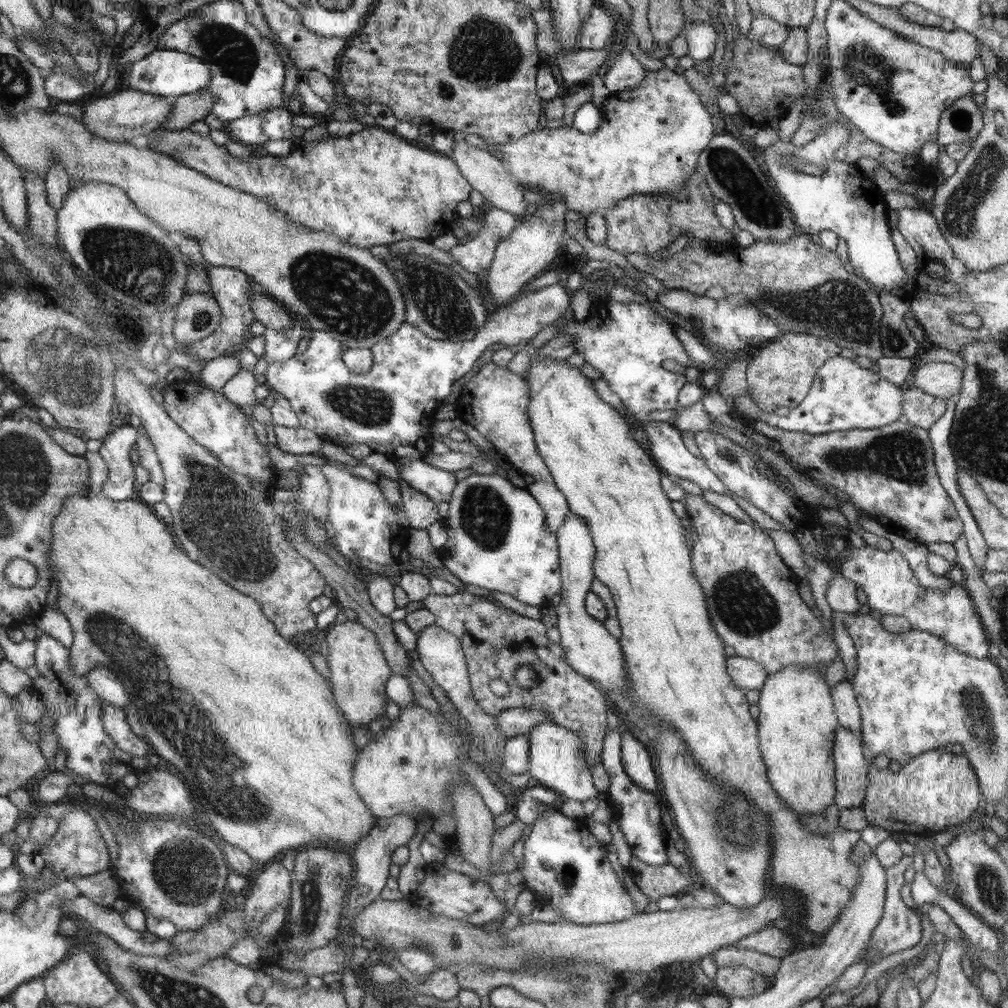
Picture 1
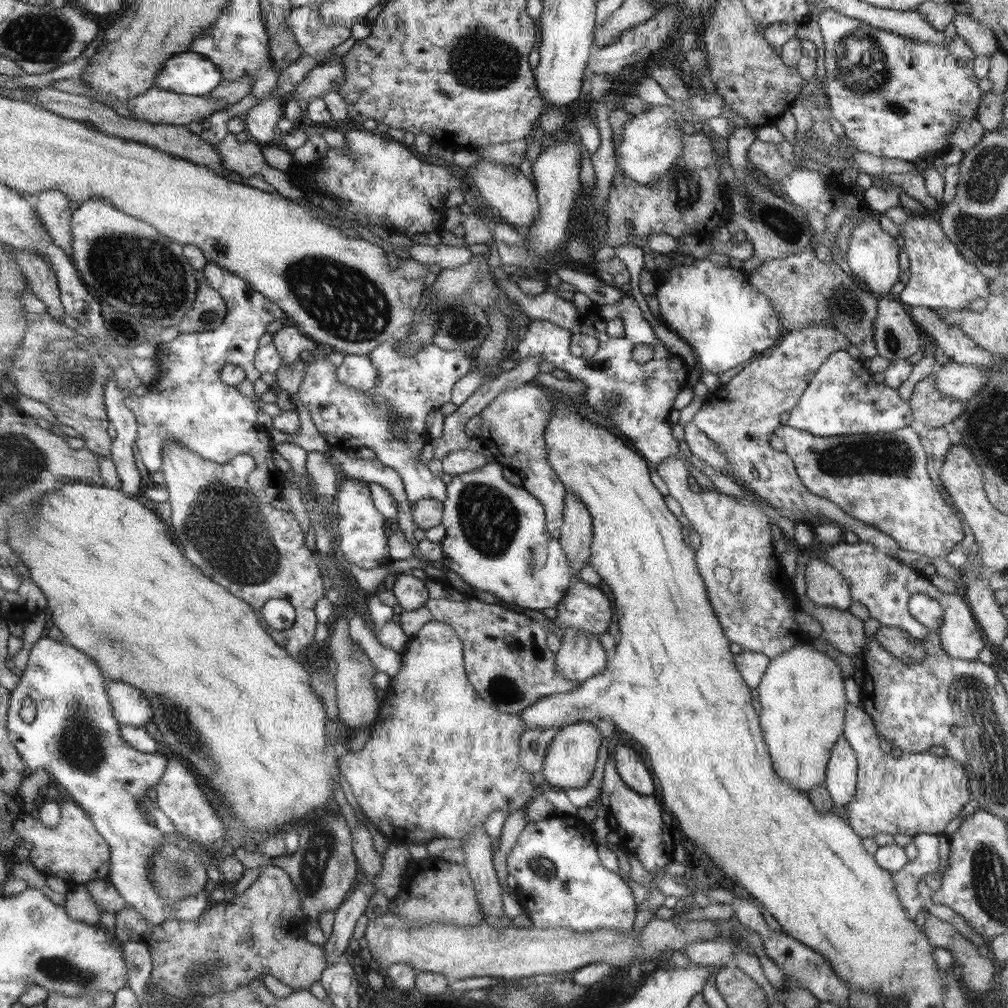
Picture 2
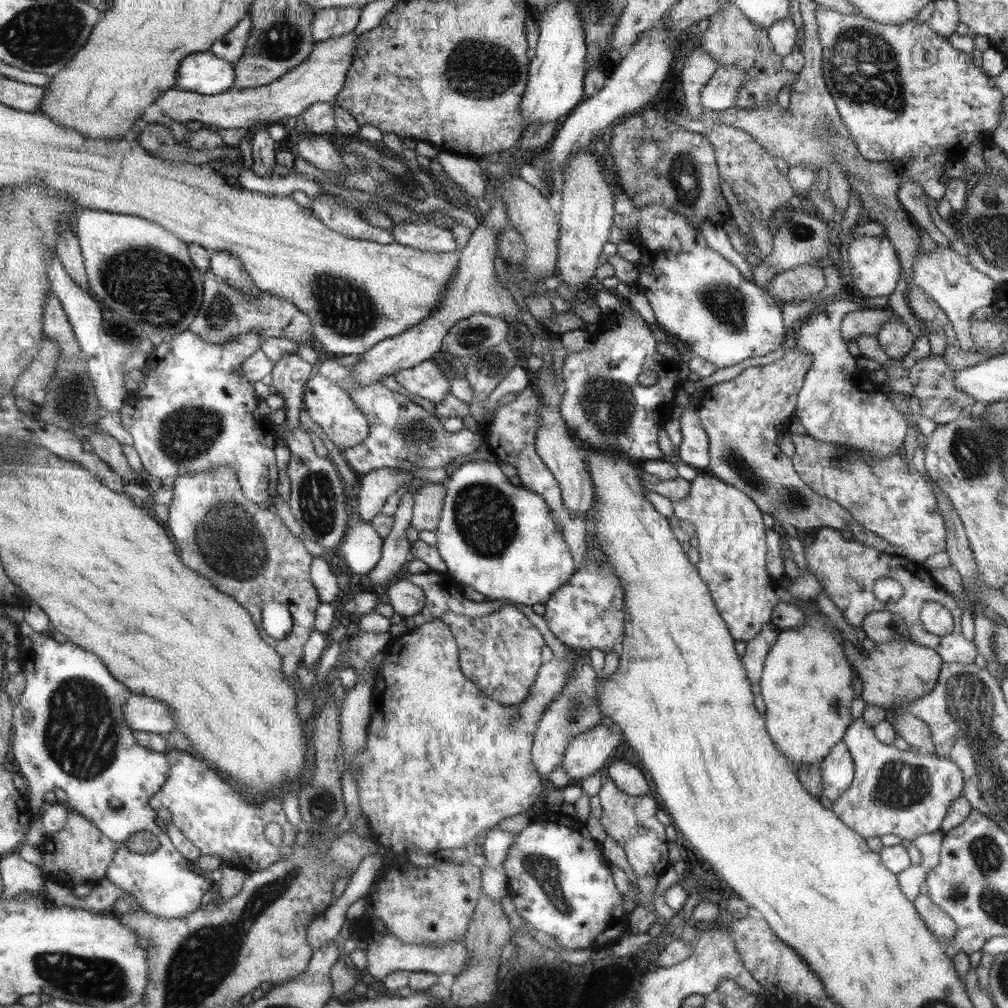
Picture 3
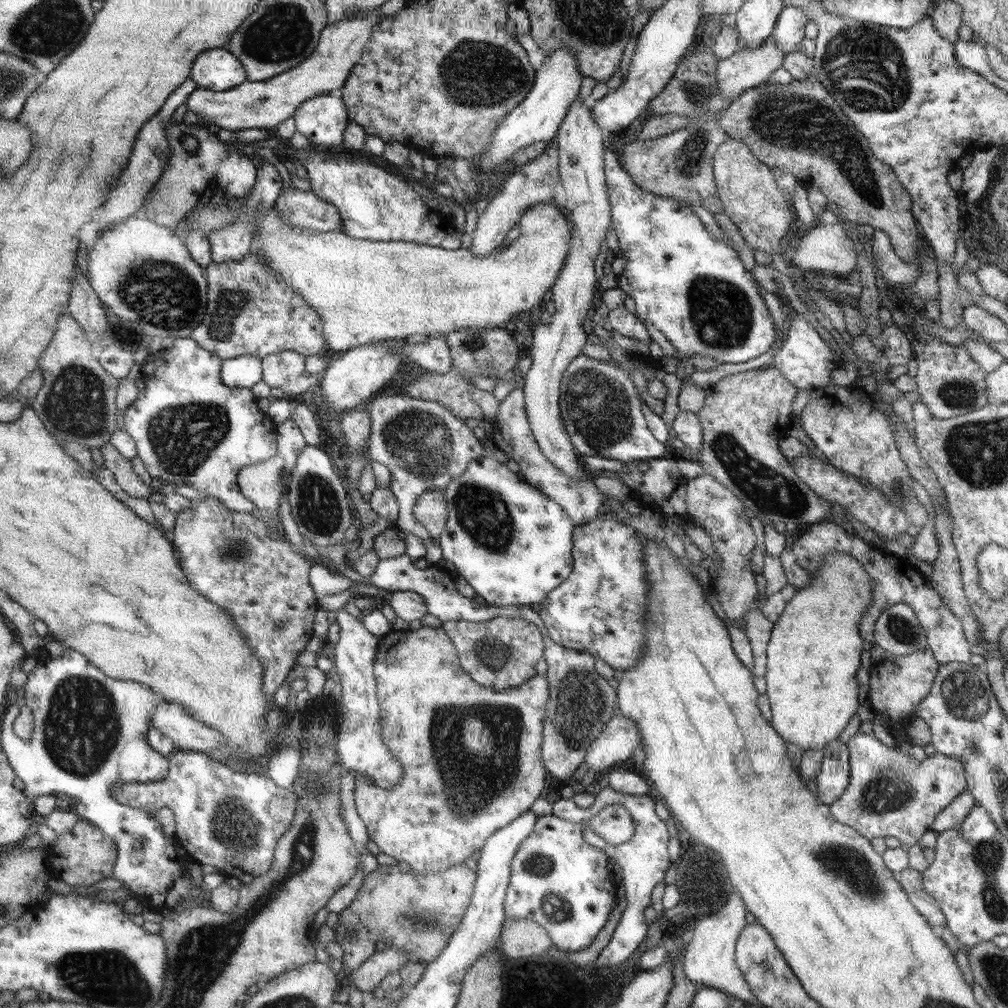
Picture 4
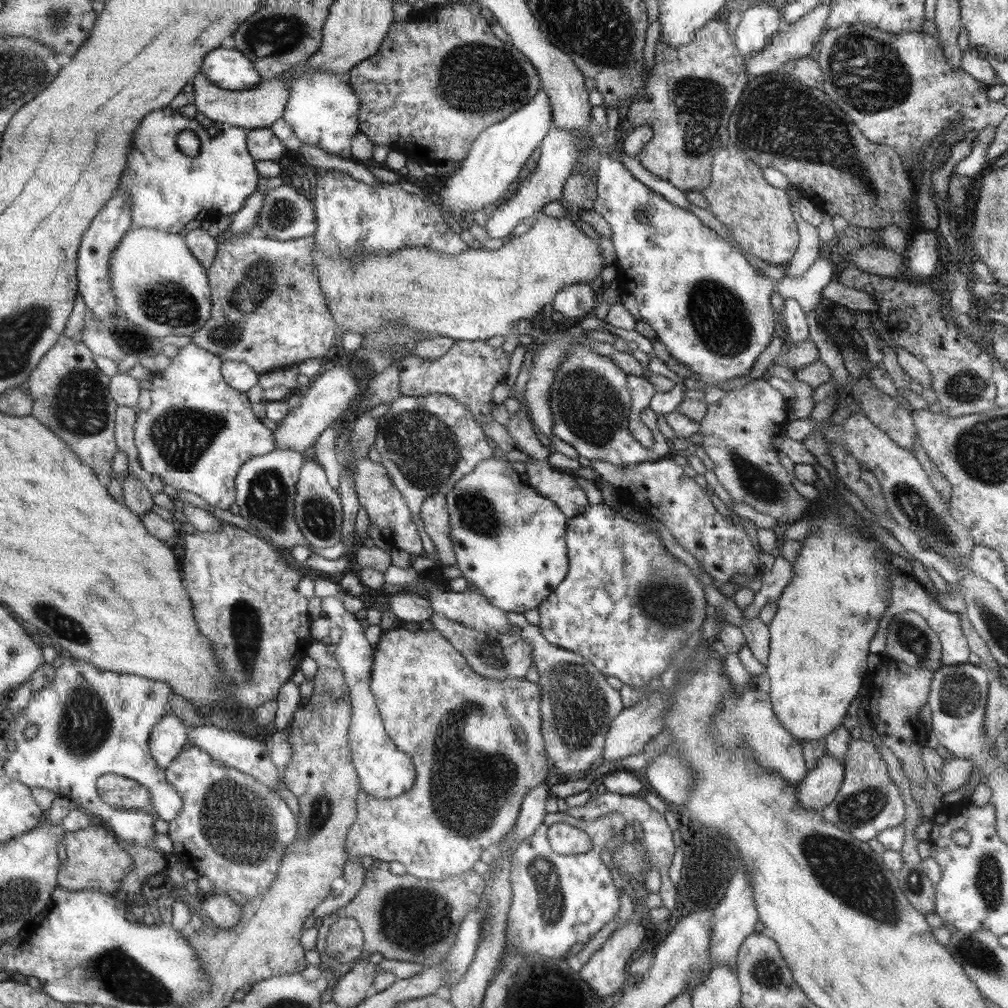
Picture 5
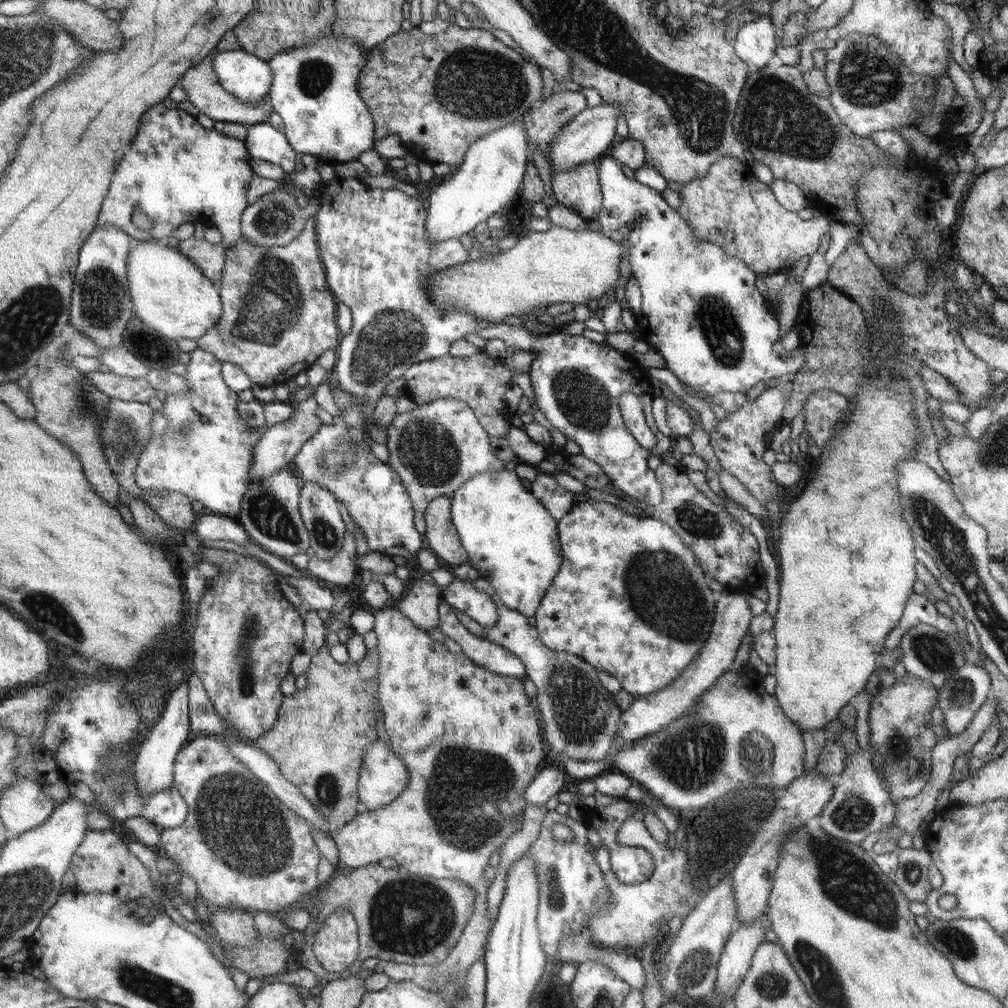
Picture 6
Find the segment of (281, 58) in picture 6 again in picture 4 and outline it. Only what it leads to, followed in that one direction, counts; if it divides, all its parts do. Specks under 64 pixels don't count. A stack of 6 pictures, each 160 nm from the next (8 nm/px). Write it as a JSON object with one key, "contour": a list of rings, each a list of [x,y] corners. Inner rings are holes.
{"contour":[[[330,93],[300,103],[293,118],[300,134],[310,138],[313,146],[325,148],[344,143],[344,131],[351,122],[344,98],[331,96]]]}

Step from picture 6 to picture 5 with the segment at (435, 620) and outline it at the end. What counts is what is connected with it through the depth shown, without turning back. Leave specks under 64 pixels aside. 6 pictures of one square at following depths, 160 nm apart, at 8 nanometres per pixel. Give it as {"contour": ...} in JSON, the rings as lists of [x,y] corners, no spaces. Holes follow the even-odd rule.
{"contour":[[[398,592],[390,598],[390,610],[402,622],[421,623],[434,615],[431,602],[418,594]]]}

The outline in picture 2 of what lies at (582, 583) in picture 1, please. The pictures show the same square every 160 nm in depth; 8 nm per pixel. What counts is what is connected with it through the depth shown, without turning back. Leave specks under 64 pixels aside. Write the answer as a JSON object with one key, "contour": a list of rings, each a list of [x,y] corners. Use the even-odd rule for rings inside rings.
{"contour":[[[567,492],[559,541],[571,562],[575,578],[578,578],[582,565],[589,562],[593,534],[594,523],[590,520],[590,511],[586,504],[576,494]],[[562,634],[561,645],[555,654],[555,671],[566,680],[574,682],[584,682],[589,678],[600,674],[606,667],[606,651],[600,641],[599,636],[585,636],[585,634]]]}

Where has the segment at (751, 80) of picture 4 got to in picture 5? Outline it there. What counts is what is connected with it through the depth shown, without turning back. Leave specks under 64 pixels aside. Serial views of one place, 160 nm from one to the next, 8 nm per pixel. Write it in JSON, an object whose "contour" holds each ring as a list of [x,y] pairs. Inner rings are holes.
{"contour":[[[821,3],[811,12],[808,12],[808,14],[804,14],[792,26],[781,29],[780,32],[772,36],[767,48],[764,48],[760,53],[750,55],[750,57],[744,57],[744,65],[746,65],[744,72],[748,76],[758,76],[772,71],[781,72],[782,69],[779,68],[782,68],[784,64],[808,57],[814,46],[818,46],[818,42],[824,34],[824,27],[826,21],[828,21],[828,15],[830,15],[830,6]]]}

